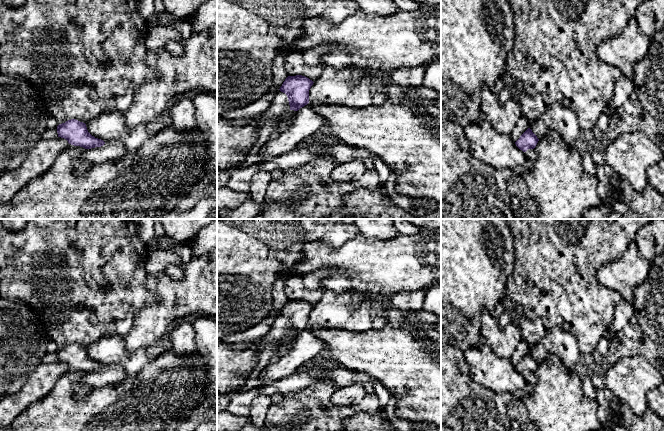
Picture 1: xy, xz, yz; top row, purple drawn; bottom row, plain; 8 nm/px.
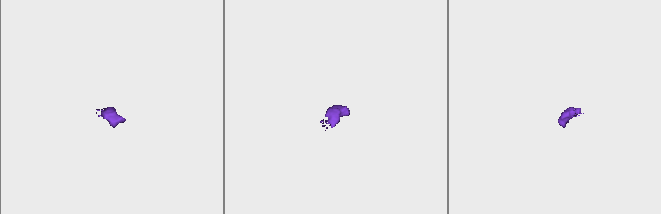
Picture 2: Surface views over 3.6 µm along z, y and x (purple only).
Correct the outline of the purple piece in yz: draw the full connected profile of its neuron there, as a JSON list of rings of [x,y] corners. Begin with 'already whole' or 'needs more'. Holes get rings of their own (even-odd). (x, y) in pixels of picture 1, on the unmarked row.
needs more; [[[528,352],[515,366],[516,370],[525,377],[529,388],[535,386],[537,383],[537,378],[534,372],[536,371],[538,365],[539,363],[537,360],[530,352]]]

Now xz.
needs more; [[[302,299],[288,300],[275,318],[267,335],[262,337],[262,342],[256,347],[255,352],[259,354],[265,348],[276,352],[284,338],[288,338],[290,334],[298,335],[307,329],[309,314],[313,307]]]

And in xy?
needs more; [[[71,343],[57,350],[58,361],[64,362],[69,368],[85,372],[82,382],[87,387],[99,387],[122,382],[126,377],[125,369],[118,365],[105,367],[92,360],[86,348]]]

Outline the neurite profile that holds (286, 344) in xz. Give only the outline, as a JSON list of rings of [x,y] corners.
[[[290,334],[288,338],[284,338],[282,340],[282,343],[278,346],[275,354],[278,355],[279,357],[283,356],[285,353],[288,352],[288,350],[291,348],[293,345],[297,335]]]

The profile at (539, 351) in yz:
[[[554,328],[538,343],[529,346],[529,352],[538,363],[552,353],[560,359],[569,371],[574,371],[582,358],[576,339],[560,328]]]

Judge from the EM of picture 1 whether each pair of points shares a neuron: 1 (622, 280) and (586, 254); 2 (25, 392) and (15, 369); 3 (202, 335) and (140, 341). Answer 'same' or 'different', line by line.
1: different
2: different
3: different

